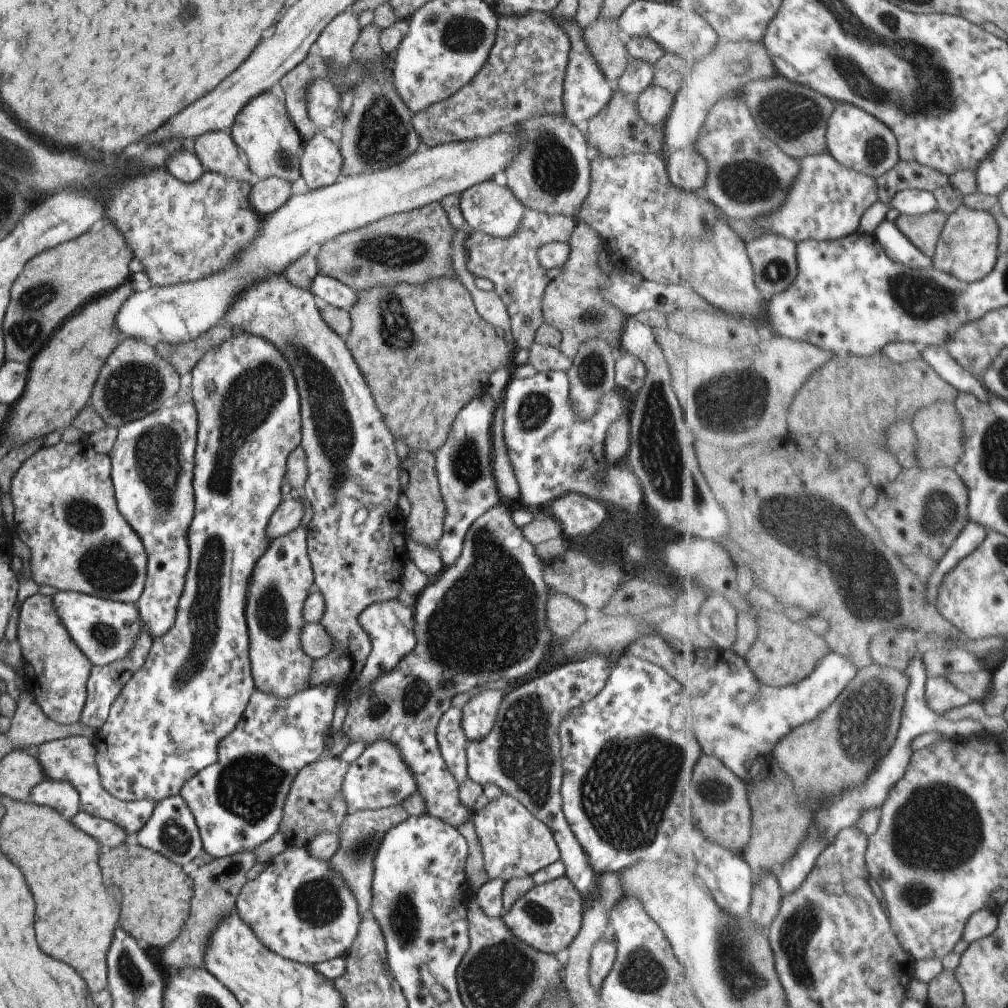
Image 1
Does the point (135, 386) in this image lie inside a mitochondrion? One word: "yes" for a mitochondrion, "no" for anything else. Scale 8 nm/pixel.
yes

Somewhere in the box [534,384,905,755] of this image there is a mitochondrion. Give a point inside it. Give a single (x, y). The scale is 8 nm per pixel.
(868, 575)

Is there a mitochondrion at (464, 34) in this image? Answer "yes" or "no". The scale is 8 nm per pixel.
yes

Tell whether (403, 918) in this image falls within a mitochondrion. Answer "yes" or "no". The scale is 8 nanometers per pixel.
yes

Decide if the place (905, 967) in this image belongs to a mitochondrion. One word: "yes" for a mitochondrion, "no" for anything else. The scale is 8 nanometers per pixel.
no

